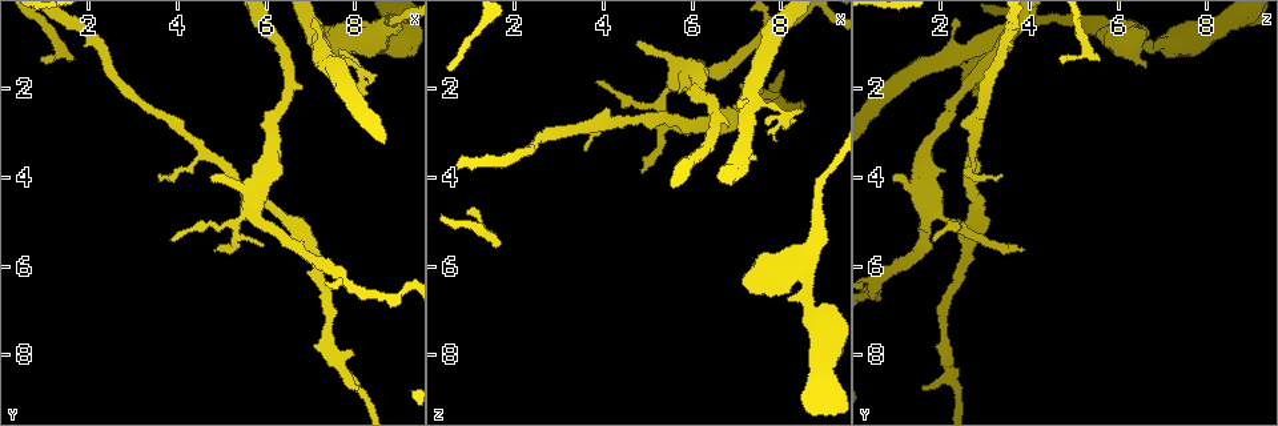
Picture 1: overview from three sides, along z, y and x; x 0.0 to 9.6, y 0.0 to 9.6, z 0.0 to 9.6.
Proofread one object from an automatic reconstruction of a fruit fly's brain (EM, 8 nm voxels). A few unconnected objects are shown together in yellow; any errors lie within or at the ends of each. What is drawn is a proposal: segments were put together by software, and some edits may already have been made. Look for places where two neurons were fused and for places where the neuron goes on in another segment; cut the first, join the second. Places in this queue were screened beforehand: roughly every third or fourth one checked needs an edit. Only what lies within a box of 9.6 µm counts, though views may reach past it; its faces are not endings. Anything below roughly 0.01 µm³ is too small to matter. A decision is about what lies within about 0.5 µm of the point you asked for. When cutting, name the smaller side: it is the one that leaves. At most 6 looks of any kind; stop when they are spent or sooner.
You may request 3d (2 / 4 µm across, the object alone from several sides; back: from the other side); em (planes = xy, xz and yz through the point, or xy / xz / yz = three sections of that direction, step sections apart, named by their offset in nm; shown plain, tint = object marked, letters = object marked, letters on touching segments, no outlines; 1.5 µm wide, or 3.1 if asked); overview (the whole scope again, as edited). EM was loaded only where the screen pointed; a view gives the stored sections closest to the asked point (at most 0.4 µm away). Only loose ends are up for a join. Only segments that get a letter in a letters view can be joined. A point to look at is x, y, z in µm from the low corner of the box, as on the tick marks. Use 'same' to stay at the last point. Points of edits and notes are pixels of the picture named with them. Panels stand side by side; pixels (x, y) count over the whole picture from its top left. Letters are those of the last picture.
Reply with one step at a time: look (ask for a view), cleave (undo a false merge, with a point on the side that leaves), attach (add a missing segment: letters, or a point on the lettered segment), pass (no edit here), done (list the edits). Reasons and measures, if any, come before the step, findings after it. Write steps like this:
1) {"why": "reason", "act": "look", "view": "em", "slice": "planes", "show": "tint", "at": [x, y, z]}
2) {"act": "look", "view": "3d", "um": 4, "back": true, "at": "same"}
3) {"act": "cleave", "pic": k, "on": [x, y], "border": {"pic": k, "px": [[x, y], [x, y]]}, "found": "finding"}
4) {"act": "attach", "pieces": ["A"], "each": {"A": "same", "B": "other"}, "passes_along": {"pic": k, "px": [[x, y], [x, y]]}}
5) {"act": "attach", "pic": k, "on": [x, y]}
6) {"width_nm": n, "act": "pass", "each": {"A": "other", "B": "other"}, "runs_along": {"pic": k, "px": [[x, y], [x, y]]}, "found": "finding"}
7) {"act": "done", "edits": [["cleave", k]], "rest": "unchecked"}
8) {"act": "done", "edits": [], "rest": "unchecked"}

{"why": "branch point", "act": "look", "view": "em", "slice": "xy", "step": 8, "show": "letters", "at": [7.65, 6.25, 0.60]}

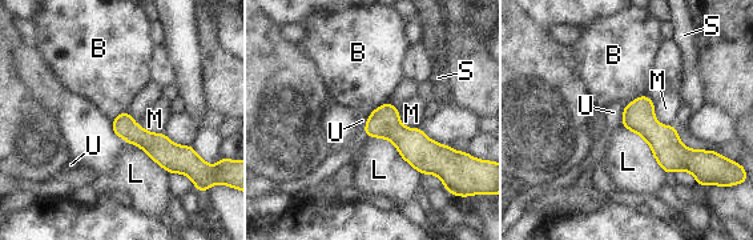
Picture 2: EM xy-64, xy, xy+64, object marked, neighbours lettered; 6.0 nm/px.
{"longest_contact_nm": ["L", 400], "act": "pass", "each": {"B": "other", "L": "other", "M": "other", "S": "other", "U": "other"}, "runs_along": {"pic": 2, "px": [[625, 111], [691, 162]]}, "found": "continuous, no second neuron"}

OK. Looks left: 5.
{"why": "free end", "act": "look", "view": "em", "slice": "planes", "show": "letters", "at": [4.70, 3.95, 1.00]}

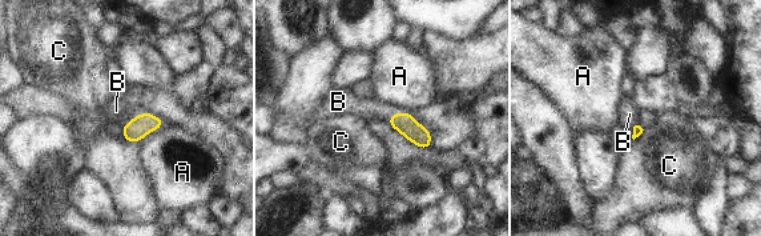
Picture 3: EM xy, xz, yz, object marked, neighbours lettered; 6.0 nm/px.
{"act": "attach", "pieces": ["B"], "each": {"A": "other", "B": "same", "C": "other"}, "passes_along": {"pic": 3, "px": [[140, 126], [133, 118], [116, 111]]}, "found": "it goes on there"}

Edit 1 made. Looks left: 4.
{"act": "done", "edits": [["attach", 3]], "rest": "unchecked"}

